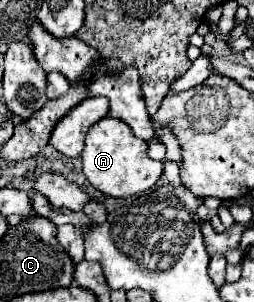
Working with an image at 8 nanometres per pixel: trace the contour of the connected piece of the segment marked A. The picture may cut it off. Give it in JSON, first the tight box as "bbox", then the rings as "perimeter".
{"bbox":[81,116,163,198],"perimeter":[[[105,116],[95,126],[89,128],[85,138],[85,150],[81,154],[83,160],[83,174],[87,180],[101,190],[103,194],[109,194],[113,198],[133,196],[141,194],[149,188],[153,188],[163,172],[163,164],[151,160],[147,156],[147,146],[143,140],[139,140],[123,120]]]}

